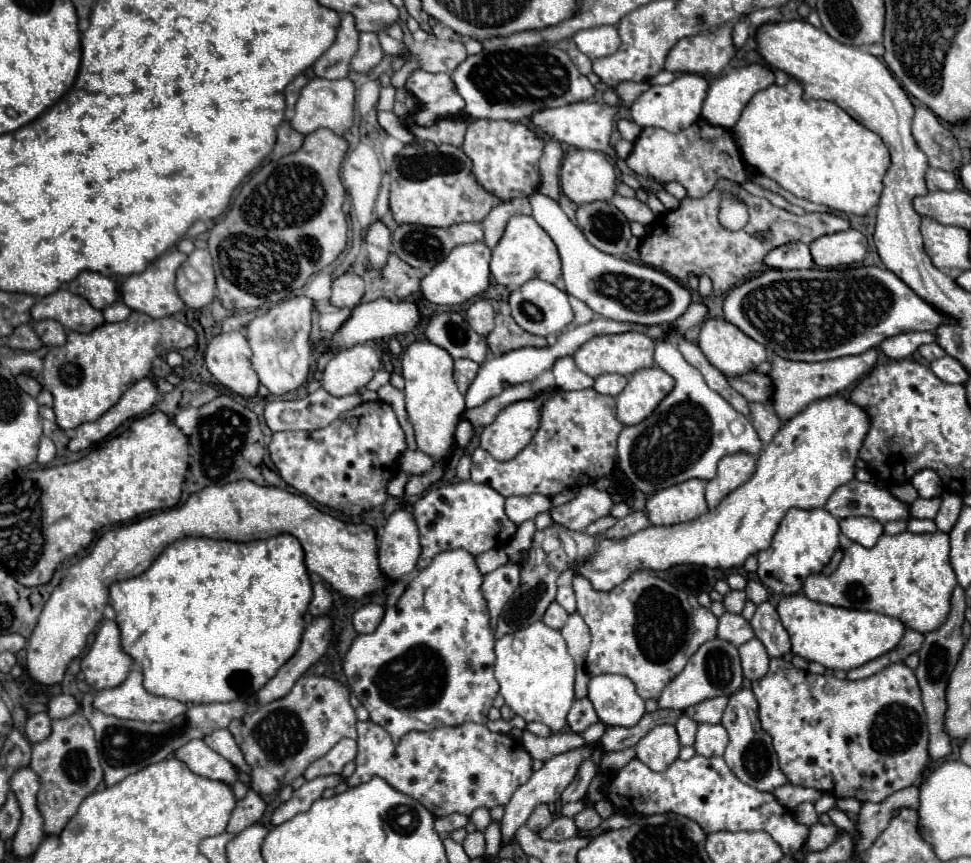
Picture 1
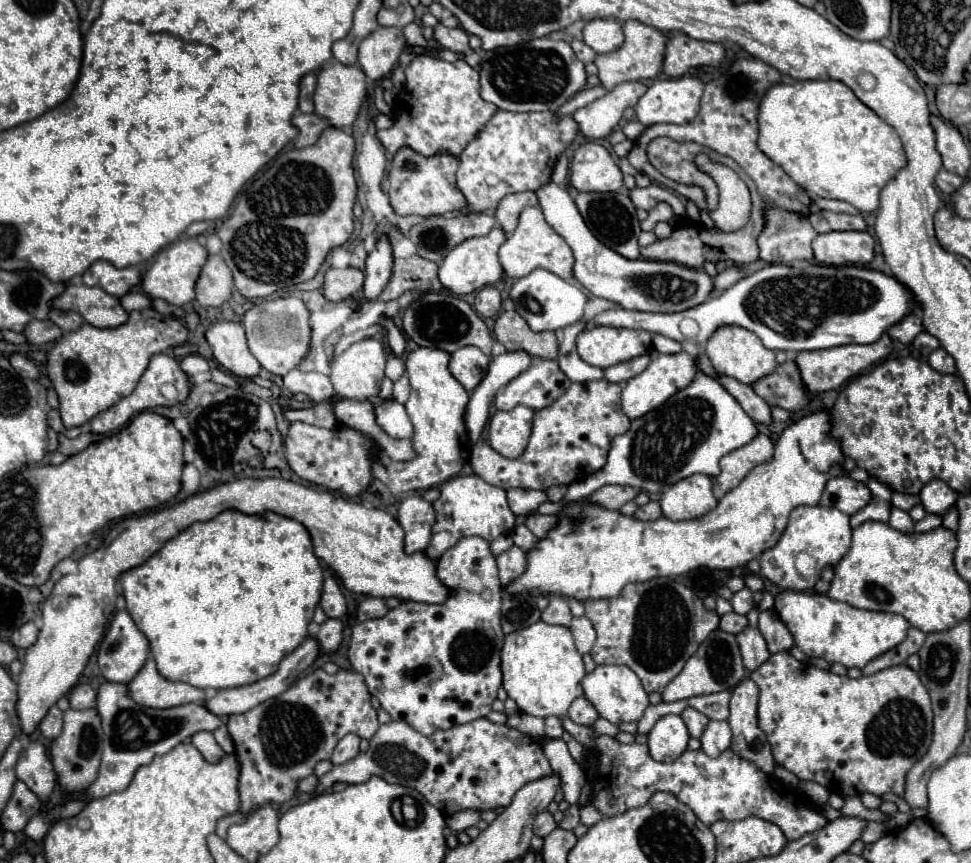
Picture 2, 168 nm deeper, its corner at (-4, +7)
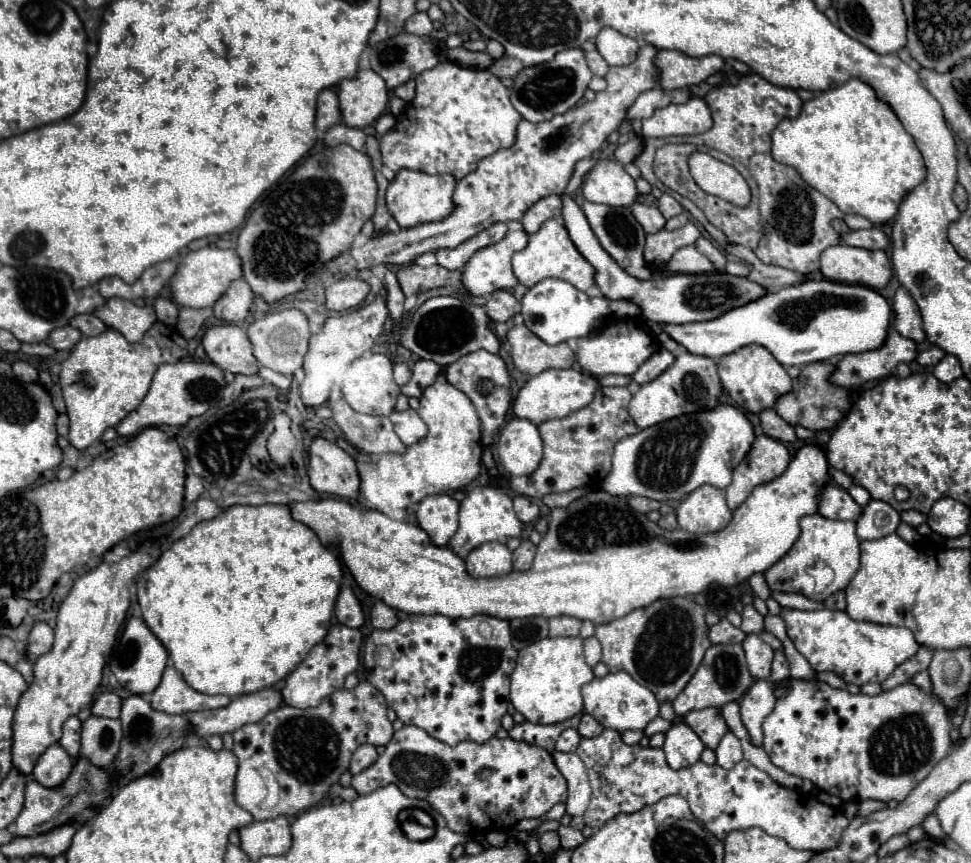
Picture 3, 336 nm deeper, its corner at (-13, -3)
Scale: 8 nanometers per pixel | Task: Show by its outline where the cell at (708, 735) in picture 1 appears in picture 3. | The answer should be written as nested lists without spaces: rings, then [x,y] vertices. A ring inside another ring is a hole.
[[[731,731],[721,739],[715,753],[717,753],[717,765],[723,769],[731,769],[731,767],[735,767],[735,763],[739,763],[743,759],[741,743]]]

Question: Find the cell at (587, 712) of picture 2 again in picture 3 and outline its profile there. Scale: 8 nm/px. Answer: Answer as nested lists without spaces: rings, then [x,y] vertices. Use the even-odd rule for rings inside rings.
[[[583,715],[577,731],[579,731],[581,737],[595,737],[595,735],[599,735],[603,731],[603,725],[599,725],[591,715]]]

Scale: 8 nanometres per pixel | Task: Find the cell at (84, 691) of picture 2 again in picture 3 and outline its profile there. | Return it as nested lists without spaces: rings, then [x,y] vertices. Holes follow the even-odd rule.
[[[105,691],[105,693],[101,693],[95,699],[91,711],[93,711],[93,715],[99,715],[99,717],[113,717],[113,719],[117,719],[119,711],[121,711],[121,699],[115,693]]]

